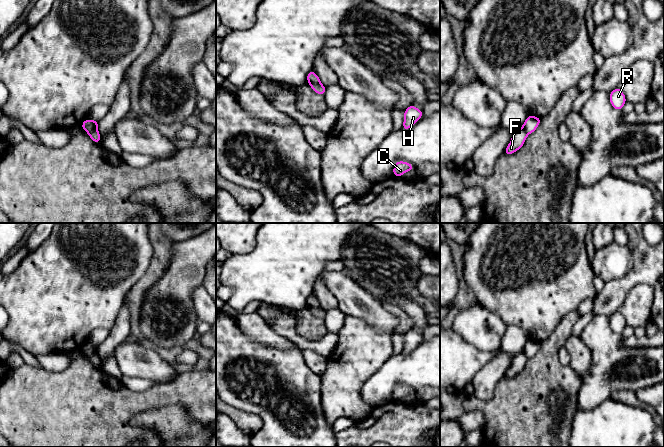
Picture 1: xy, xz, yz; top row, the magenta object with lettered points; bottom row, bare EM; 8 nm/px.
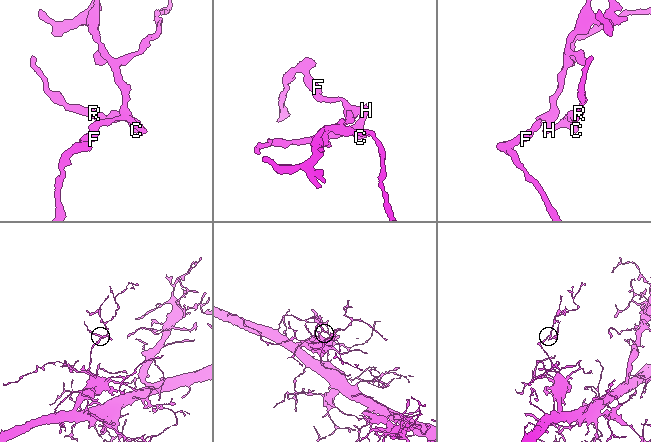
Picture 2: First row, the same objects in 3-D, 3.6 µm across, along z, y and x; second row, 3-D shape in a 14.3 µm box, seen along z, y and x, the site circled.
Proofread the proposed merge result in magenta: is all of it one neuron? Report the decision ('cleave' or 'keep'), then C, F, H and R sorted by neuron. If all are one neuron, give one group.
cleave; groups C H R / F

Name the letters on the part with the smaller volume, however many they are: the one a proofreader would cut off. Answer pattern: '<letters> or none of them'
C, H, R

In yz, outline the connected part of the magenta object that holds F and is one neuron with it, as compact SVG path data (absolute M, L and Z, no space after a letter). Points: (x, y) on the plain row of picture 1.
M523 352L517 353L512 359L511 365L506 371L504 378L511 379L518 375L524 369L527 359Z

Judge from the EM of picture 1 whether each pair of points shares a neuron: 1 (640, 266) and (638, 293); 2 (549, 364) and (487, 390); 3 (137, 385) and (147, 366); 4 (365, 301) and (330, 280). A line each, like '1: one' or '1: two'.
1: two
2: two
3: two
4: one

